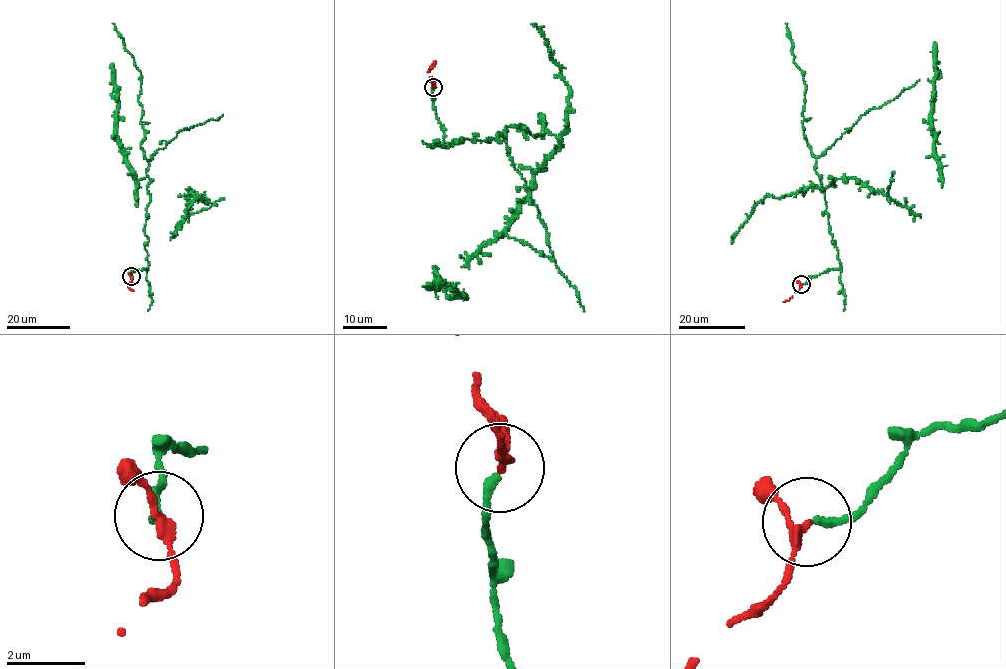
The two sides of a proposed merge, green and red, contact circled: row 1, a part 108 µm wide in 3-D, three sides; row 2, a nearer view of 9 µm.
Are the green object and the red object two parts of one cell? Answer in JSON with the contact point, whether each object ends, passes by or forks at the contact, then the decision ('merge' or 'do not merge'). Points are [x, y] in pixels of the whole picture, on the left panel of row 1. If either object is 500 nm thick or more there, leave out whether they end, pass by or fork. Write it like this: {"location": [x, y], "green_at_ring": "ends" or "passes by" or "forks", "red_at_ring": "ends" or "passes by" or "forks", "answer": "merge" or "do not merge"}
{"location": [131, 276], "green_at_ring": "ends", "red_at_ring": "passes by", "answer": "merge"}

